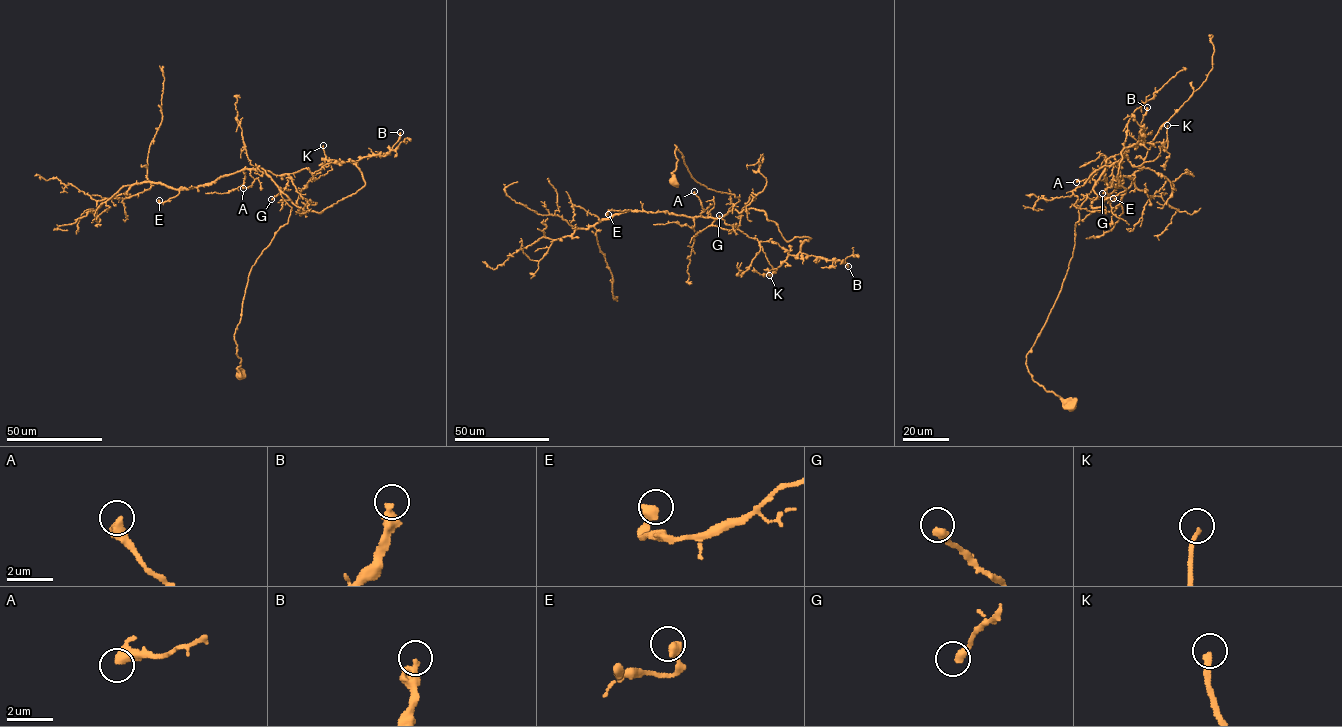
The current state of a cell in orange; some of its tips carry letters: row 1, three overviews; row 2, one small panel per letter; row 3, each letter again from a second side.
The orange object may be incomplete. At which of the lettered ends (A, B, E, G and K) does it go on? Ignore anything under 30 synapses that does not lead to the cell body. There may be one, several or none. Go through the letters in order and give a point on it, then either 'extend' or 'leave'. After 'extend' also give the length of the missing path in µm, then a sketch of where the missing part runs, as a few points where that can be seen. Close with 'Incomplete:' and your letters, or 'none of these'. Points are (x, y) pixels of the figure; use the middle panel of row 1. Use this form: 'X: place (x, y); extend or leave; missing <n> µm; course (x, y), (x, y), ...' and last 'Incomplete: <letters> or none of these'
A: place (694, 191); leave
B: place (848, 266); leave
E: place (608, 214); leave
G: place (719, 215); extend; missing 30 µm; course (719, 215), (724, 188), (719, 173)
K: place (769, 275); extend; missing 25 µm; course (769, 275), (765, 279), (750, 278)
Incomplete: G, K

